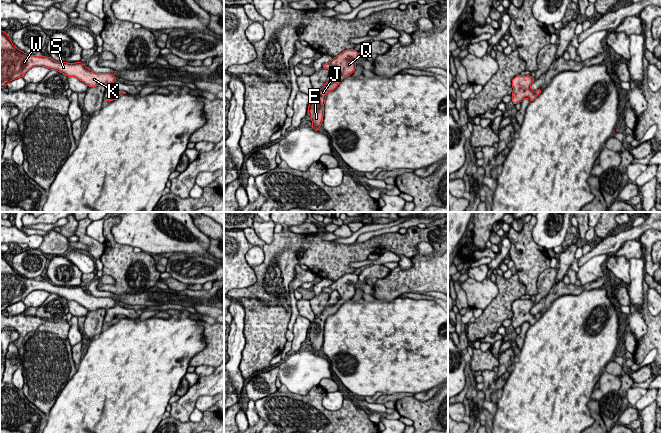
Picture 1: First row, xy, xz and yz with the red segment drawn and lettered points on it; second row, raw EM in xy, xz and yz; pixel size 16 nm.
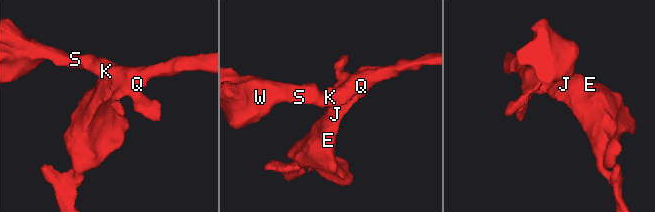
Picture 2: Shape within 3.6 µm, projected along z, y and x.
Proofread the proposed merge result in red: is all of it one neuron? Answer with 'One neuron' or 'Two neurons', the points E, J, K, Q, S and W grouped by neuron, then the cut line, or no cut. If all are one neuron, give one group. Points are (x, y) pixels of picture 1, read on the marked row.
One neuron. Groups: E J K Q S W. No split

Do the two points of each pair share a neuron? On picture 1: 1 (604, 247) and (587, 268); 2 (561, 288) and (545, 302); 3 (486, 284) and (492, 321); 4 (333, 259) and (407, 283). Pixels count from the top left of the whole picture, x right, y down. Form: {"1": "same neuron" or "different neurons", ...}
{"1": "different neurons", "2": "same neuron", "3": "different neurons", "4": "different neurons"}

